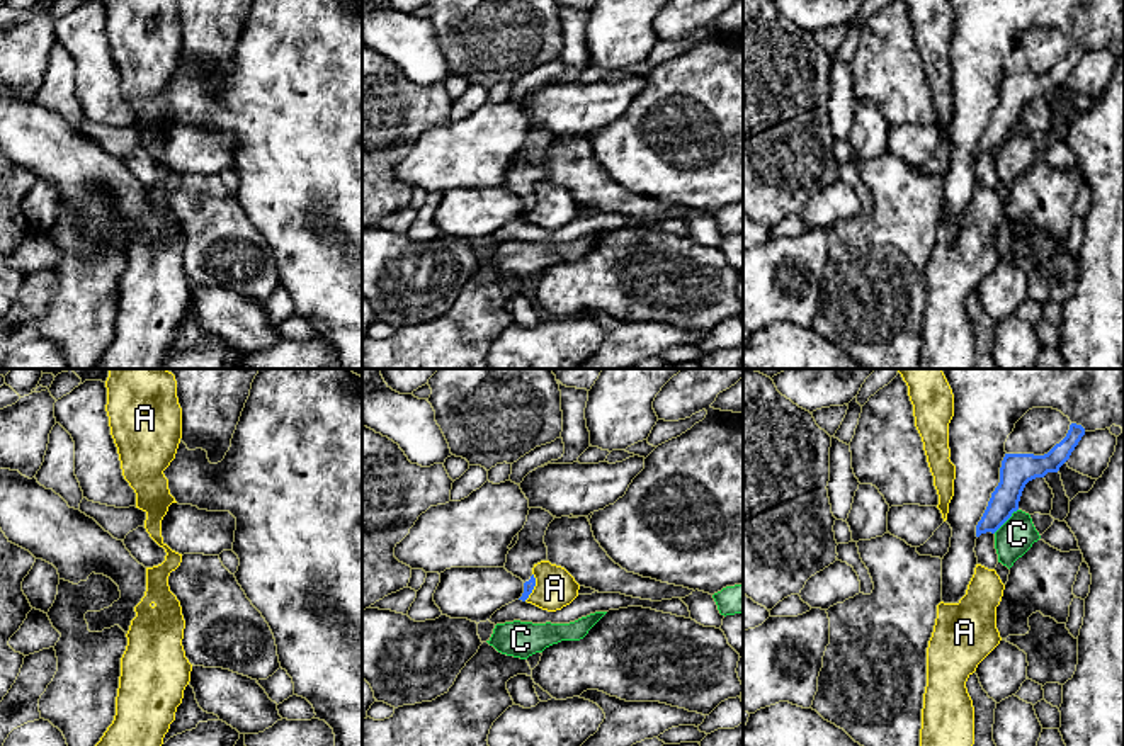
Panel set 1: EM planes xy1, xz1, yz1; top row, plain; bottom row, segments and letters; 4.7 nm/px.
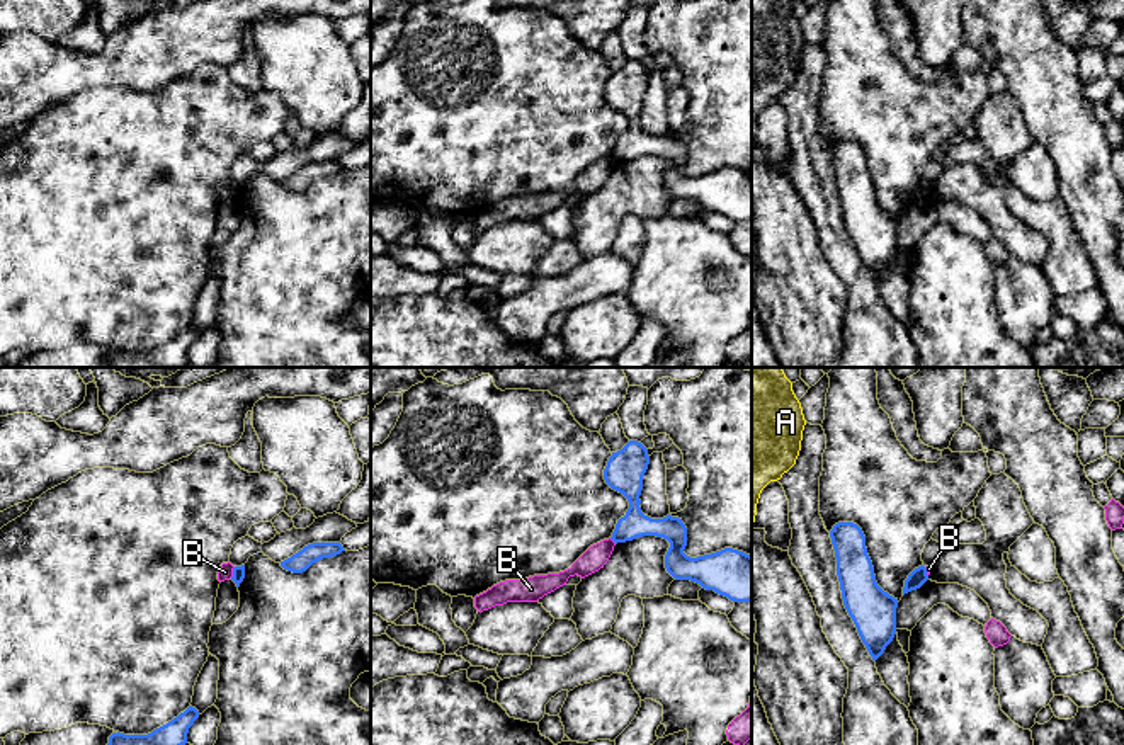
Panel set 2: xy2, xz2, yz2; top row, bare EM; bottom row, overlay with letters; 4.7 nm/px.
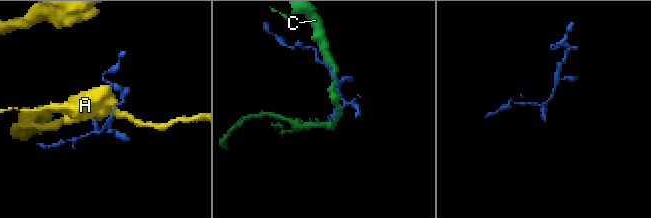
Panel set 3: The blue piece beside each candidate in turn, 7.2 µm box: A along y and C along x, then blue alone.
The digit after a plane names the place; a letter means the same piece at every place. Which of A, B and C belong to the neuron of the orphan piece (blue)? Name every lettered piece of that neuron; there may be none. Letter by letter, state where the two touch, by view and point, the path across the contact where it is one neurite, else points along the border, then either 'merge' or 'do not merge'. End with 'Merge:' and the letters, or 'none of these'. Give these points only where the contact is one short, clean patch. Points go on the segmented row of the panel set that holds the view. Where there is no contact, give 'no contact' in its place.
A: xz1 (533, 587) | do not merge
B: xy2 (233, 572) | along xy2 (235, 567), (230, 577) | do not merge
C: yz1 (1005, 520) | along yz1 (1017, 508), (993, 532) | do not merge
Merge: none of these

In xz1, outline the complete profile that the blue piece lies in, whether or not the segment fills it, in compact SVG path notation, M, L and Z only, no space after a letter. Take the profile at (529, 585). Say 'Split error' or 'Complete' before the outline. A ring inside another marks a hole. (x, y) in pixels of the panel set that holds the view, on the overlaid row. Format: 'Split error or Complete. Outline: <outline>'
Split error. Outline: M531 508L524 528L519 532L517 544L508 551L505 569L524 581L524 593L519 600L525 602L536 586L532 568L548 559L544 535L554 517L542 508Z

